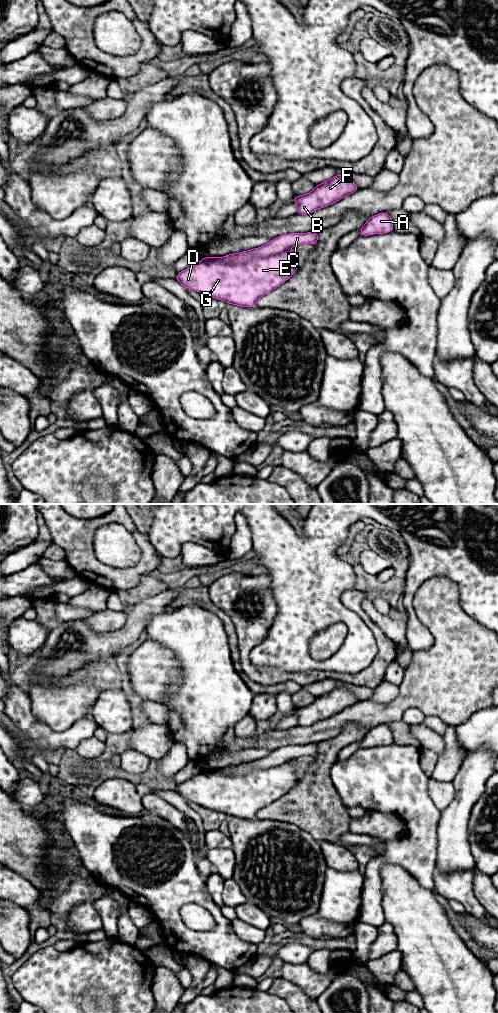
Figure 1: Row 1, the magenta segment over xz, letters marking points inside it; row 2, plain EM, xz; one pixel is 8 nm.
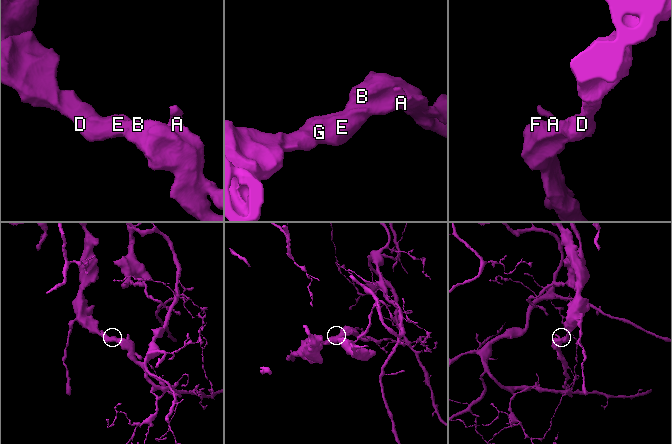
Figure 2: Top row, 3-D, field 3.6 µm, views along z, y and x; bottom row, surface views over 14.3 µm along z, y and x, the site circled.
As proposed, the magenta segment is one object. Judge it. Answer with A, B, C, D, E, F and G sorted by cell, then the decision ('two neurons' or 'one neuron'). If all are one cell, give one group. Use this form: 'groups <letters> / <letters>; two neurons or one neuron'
groups A C / B D E F G; two neurons

